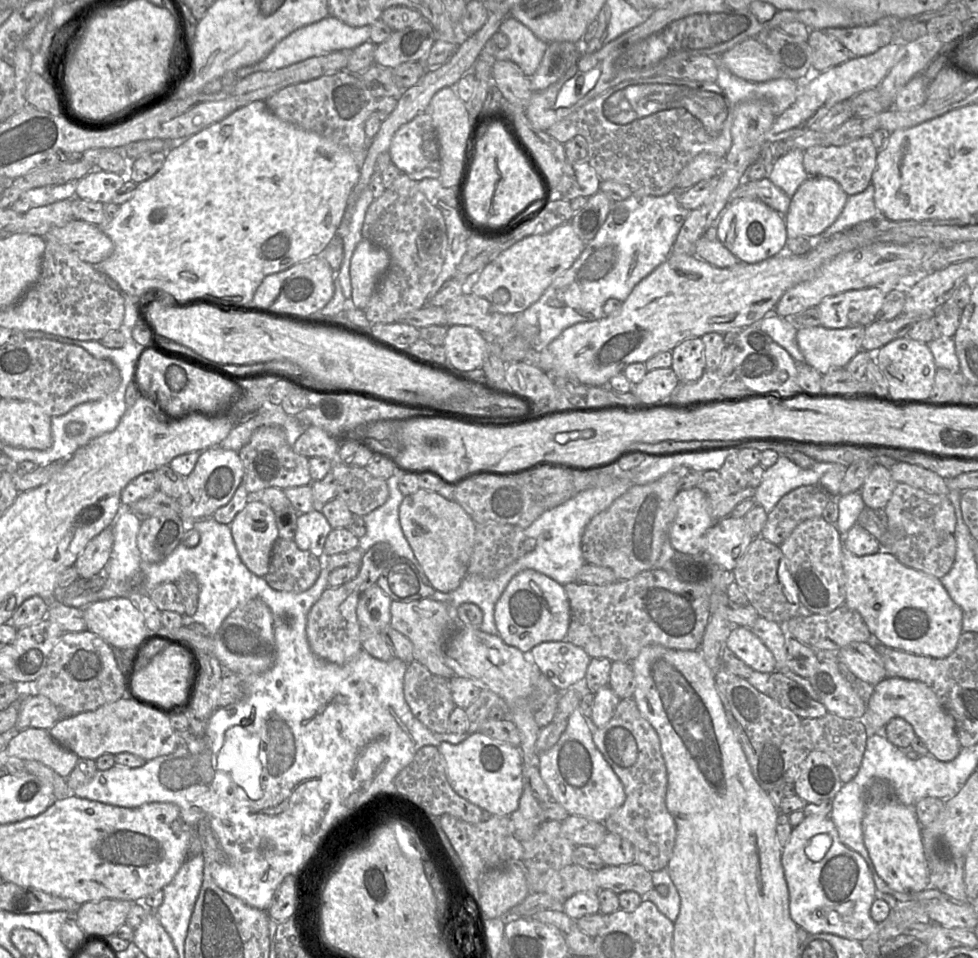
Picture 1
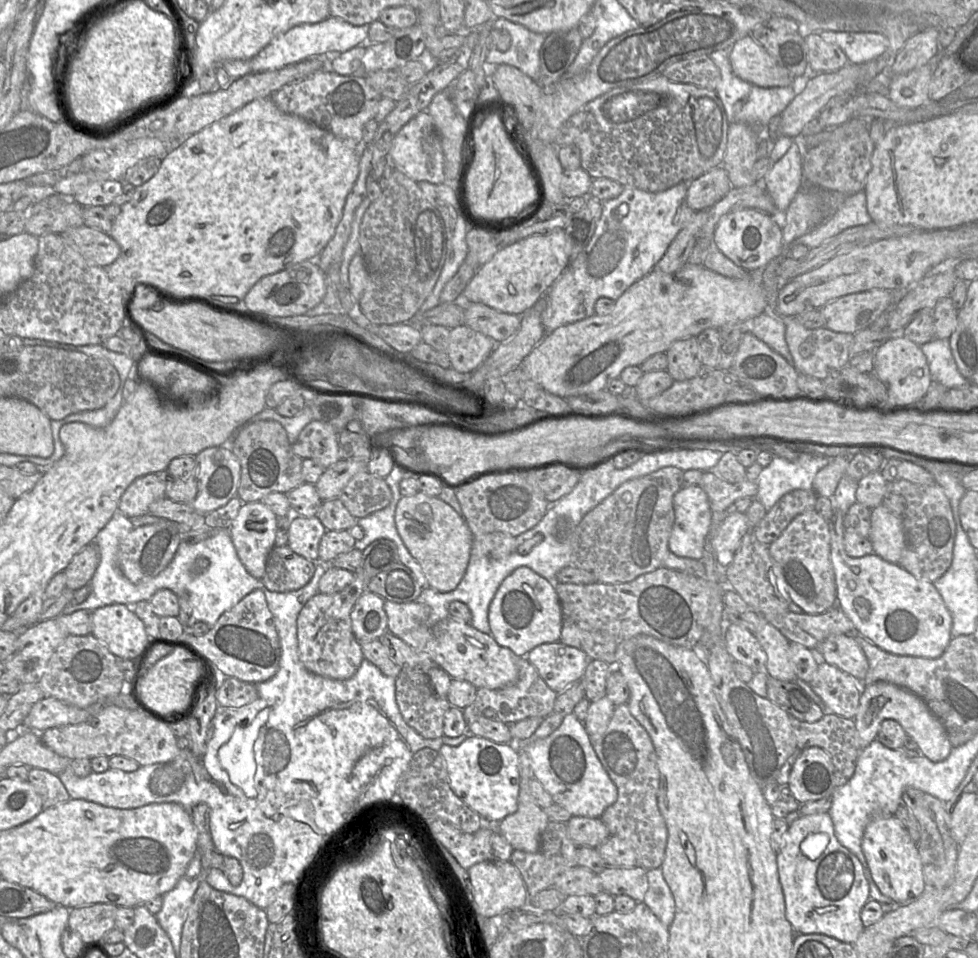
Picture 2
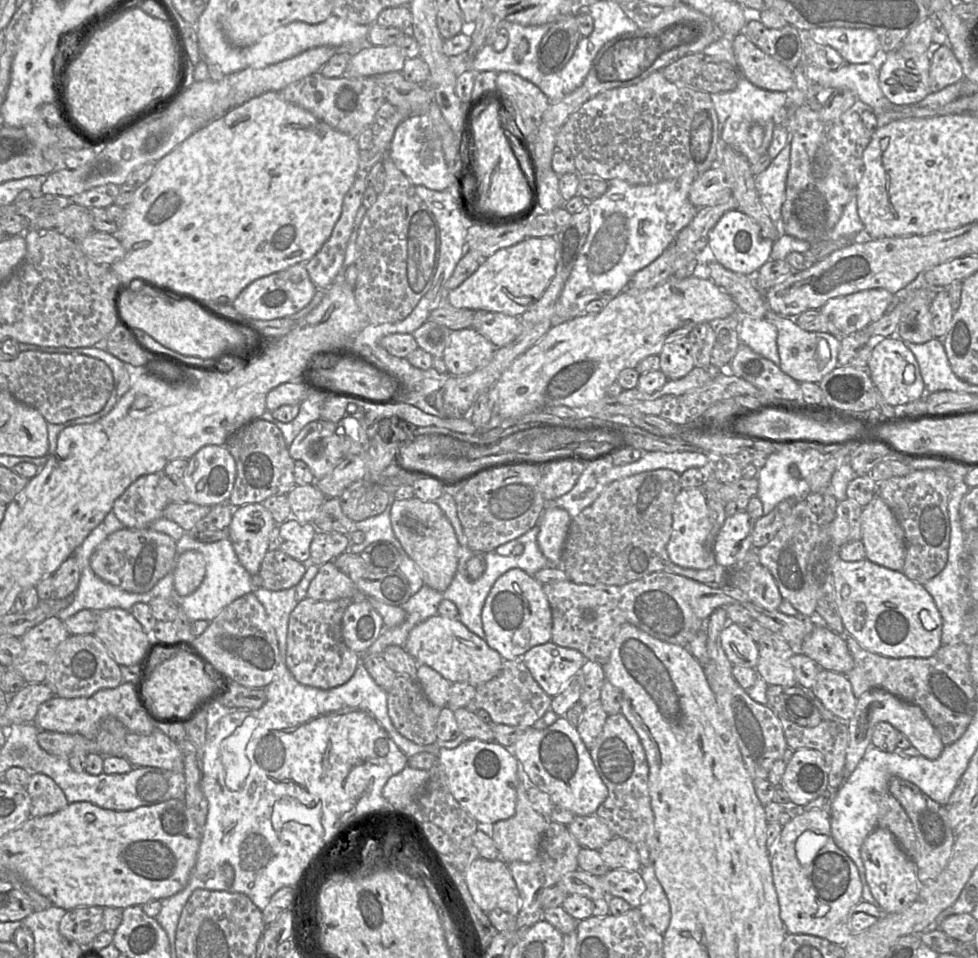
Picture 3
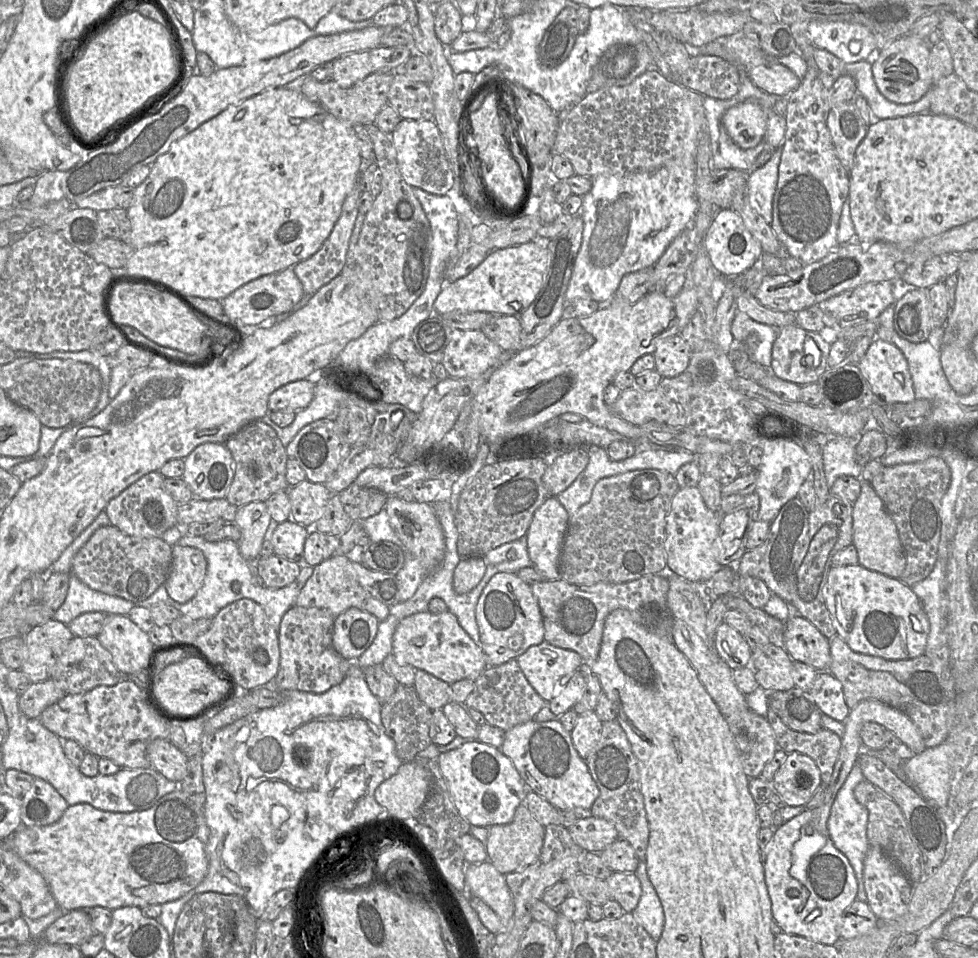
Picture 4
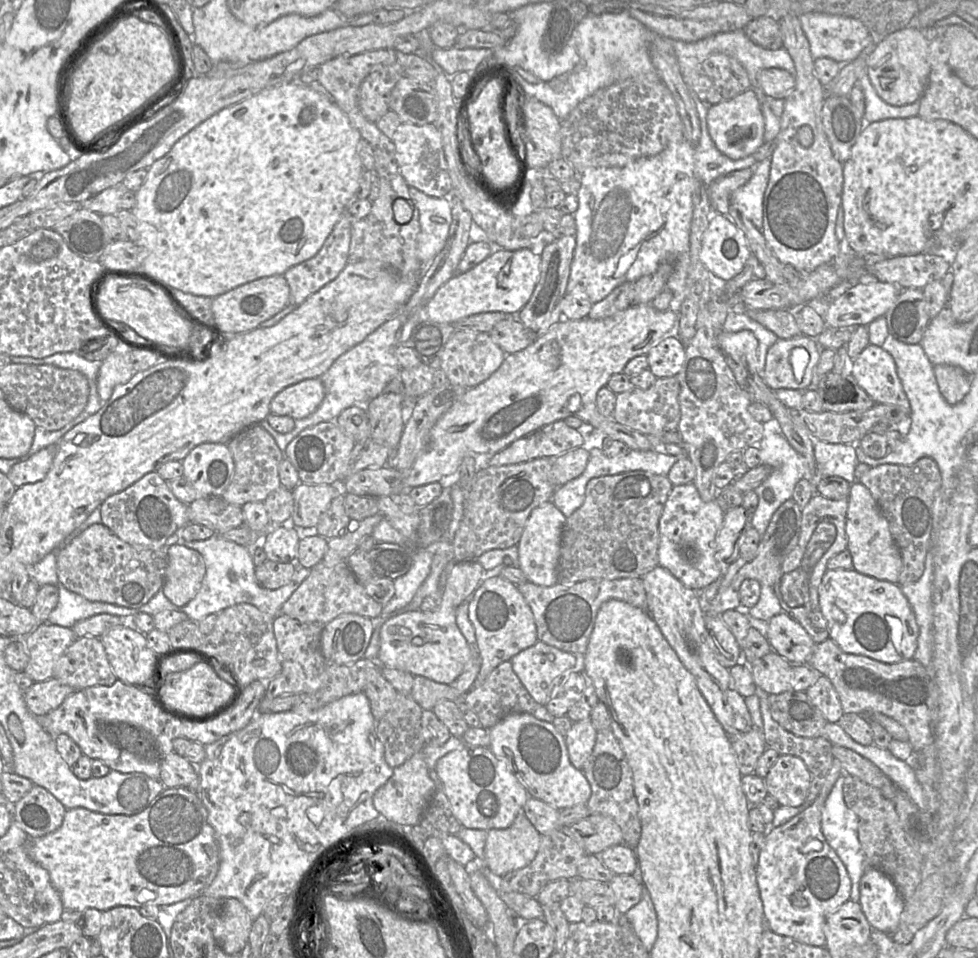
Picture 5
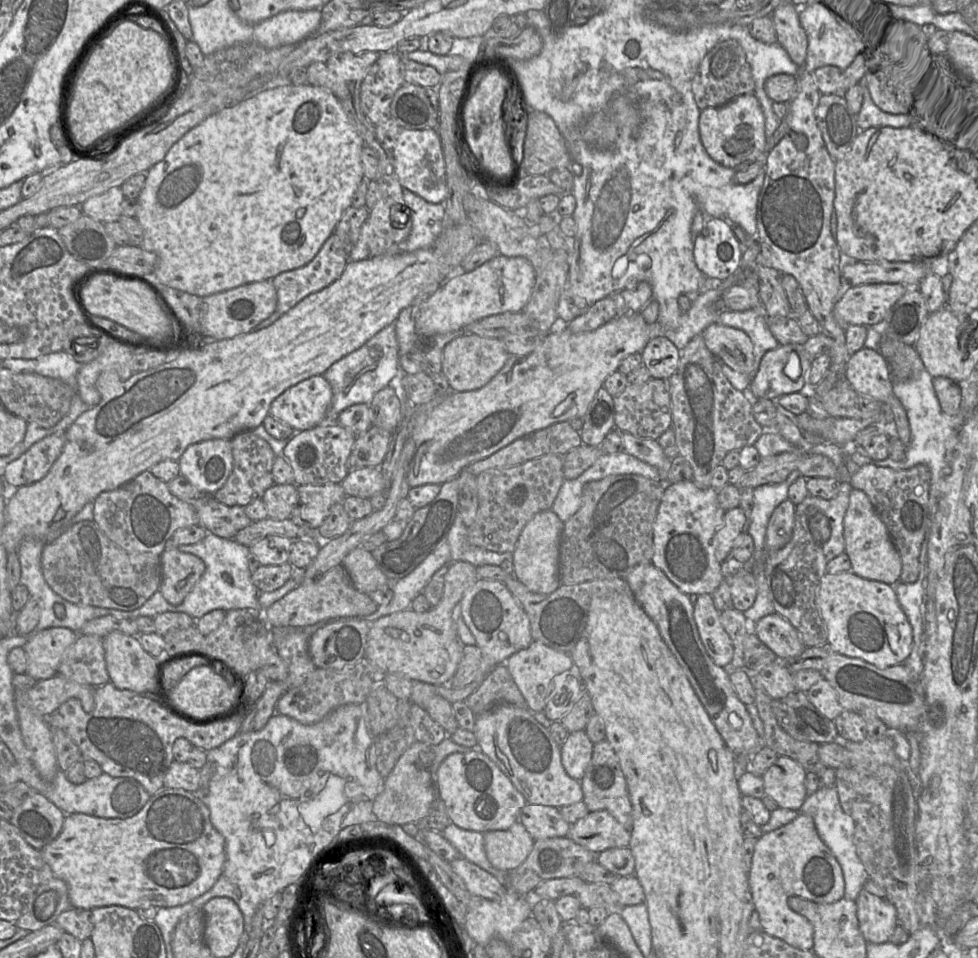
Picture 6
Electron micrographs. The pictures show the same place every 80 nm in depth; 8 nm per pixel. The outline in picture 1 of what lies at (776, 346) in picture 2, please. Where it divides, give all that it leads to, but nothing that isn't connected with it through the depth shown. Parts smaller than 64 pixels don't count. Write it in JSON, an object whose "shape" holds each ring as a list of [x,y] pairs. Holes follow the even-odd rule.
{"shape":[[[780,316],[764,317],[759,322],[759,326],[777,344],[788,351],[796,363],[804,362],[804,356],[799,349],[796,339],[798,327],[791,319]]]}

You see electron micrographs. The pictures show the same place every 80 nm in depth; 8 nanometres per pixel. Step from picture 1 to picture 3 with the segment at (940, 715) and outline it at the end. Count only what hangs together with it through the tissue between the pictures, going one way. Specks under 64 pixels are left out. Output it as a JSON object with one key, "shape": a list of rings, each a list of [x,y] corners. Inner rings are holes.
{"shape":[[[872,689],[857,698],[856,709],[848,721],[849,743],[845,761],[845,779],[850,776],[871,744],[876,724],[888,722],[900,733],[904,734],[920,755],[928,759],[936,759],[942,753],[943,744],[938,732],[920,707],[904,701],[883,689]]]}

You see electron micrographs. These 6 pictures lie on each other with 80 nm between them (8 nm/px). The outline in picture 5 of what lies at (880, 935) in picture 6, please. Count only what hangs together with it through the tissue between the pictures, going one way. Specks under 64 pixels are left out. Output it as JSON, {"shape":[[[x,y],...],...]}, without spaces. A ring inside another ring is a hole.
{"shape":[[[869,867],[860,880],[859,904],[873,930],[892,934],[899,928],[905,900],[893,881]]]}

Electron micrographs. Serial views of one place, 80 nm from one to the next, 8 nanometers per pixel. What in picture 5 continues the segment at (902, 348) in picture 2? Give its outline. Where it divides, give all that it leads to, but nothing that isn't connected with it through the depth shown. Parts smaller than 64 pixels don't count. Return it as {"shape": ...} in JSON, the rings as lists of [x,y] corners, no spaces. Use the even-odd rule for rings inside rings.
{"shape":[[[869,344],[851,361],[849,371],[875,404],[899,406],[910,416],[909,400],[894,359],[881,346]]]}

